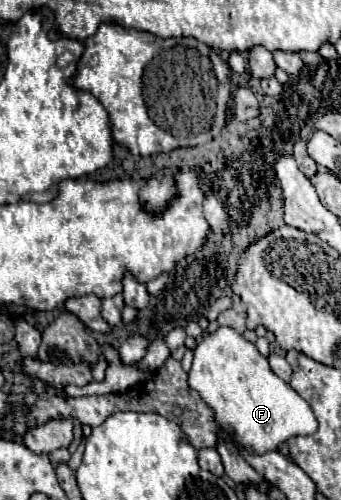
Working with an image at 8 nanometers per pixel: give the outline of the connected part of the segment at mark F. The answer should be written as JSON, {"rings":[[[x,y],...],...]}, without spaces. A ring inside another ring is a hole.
{"rings":[[[220,326],[216,332],[202,336],[202,342],[194,348],[188,384],[216,412],[218,422],[230,430],[234,440],[246,446],[246,450],[264,454],[266,450],[276,450],[292,436],[314,434],[318,428],[308,402],[292,390],[292,386],[280,380],[258,348],[234,328]]]}

